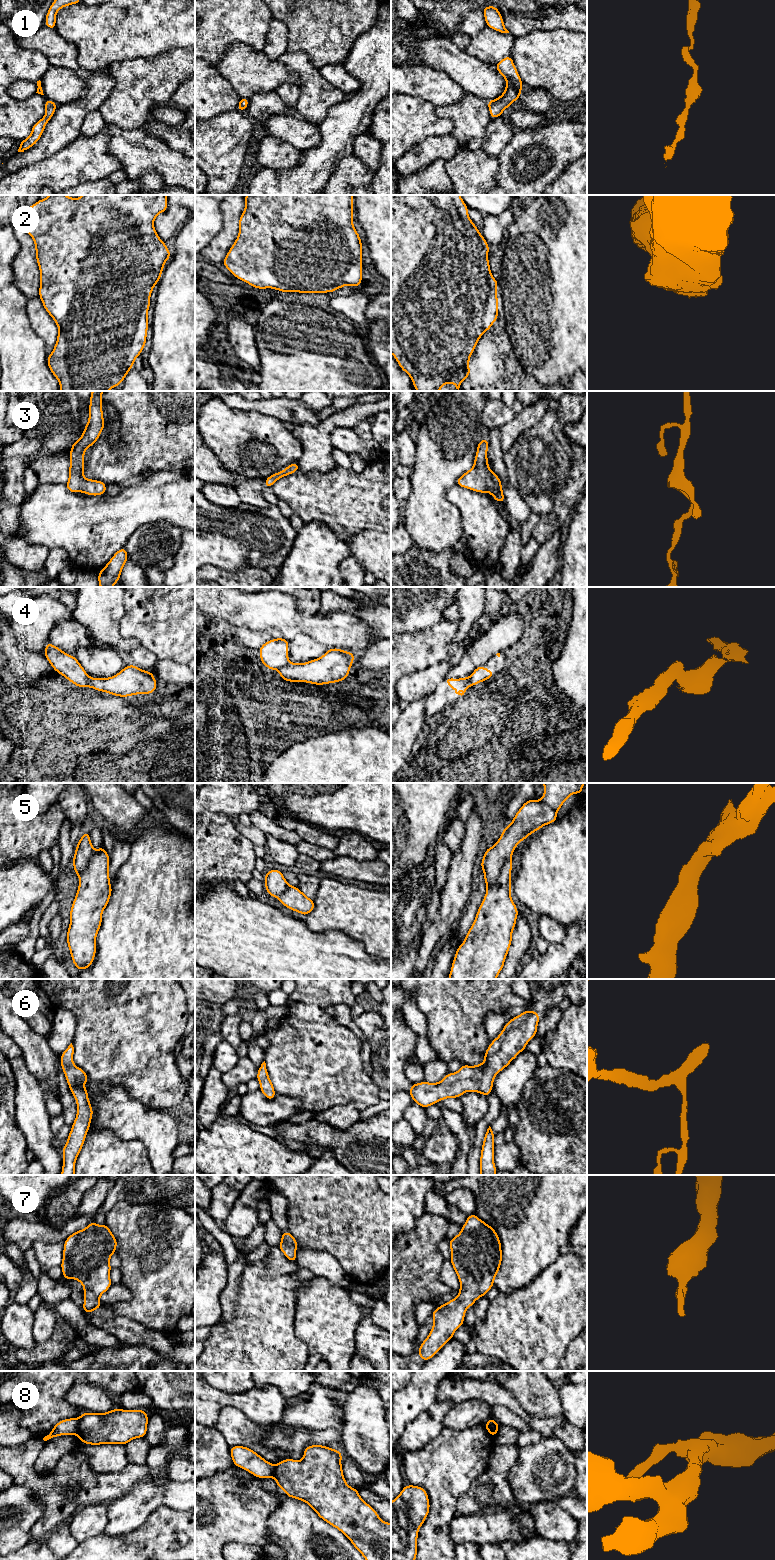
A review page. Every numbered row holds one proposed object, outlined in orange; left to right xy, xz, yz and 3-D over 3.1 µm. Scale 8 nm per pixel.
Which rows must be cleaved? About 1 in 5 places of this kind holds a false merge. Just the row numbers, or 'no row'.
4, 5, 8

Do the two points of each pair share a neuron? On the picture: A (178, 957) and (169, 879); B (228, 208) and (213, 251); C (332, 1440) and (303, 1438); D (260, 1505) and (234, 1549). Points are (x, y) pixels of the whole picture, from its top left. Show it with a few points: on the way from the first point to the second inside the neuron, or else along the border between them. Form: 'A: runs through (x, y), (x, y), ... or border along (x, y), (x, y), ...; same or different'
A: runs through (169, 938), (169, 898); same
B: runs through (229, 219), (229, 233), (224, 240); same
C: runs through (325, 1438), (310, 1438); same
D: border along (261, 1547), (255, 1544), (227, 1542), (221, 1549); different

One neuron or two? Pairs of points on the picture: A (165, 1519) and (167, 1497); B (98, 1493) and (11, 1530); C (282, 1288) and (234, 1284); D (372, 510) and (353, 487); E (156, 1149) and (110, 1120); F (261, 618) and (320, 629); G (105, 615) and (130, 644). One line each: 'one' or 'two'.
A: two
B: two
C: two
D: one
E: one
F: one
G: one

